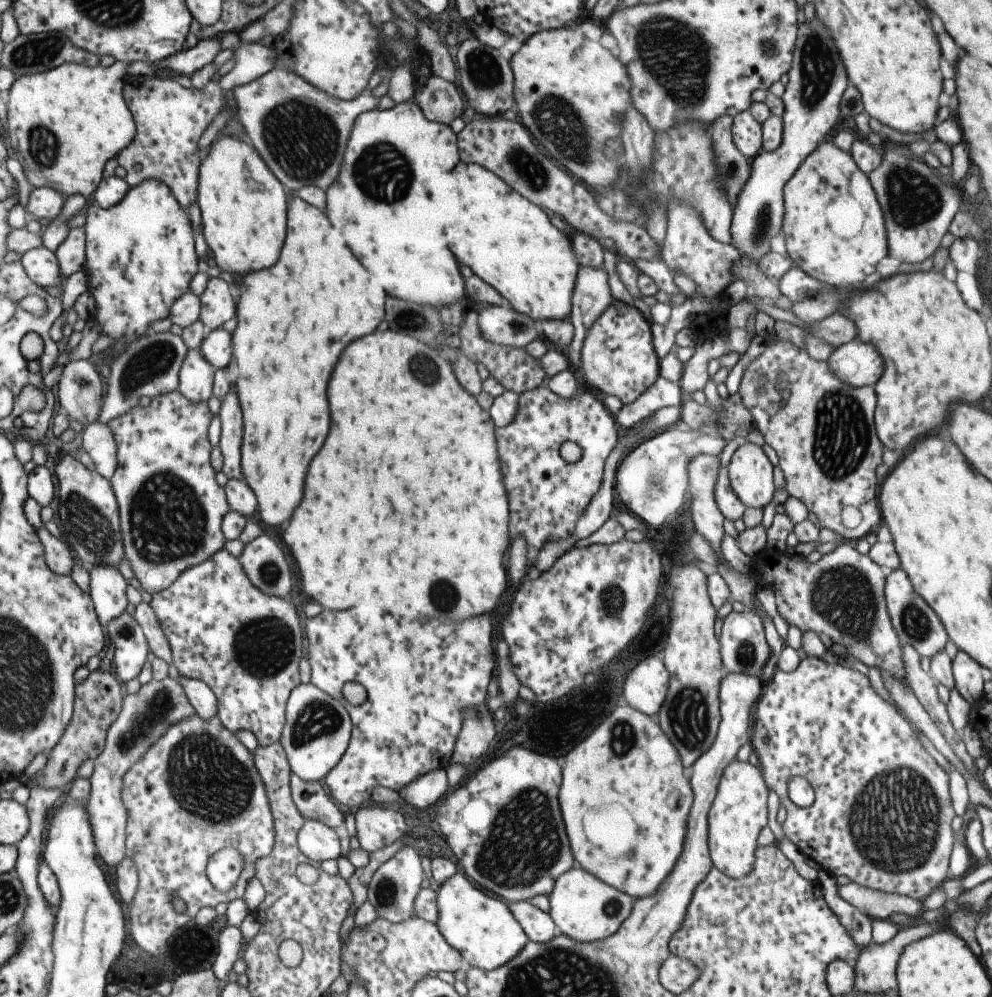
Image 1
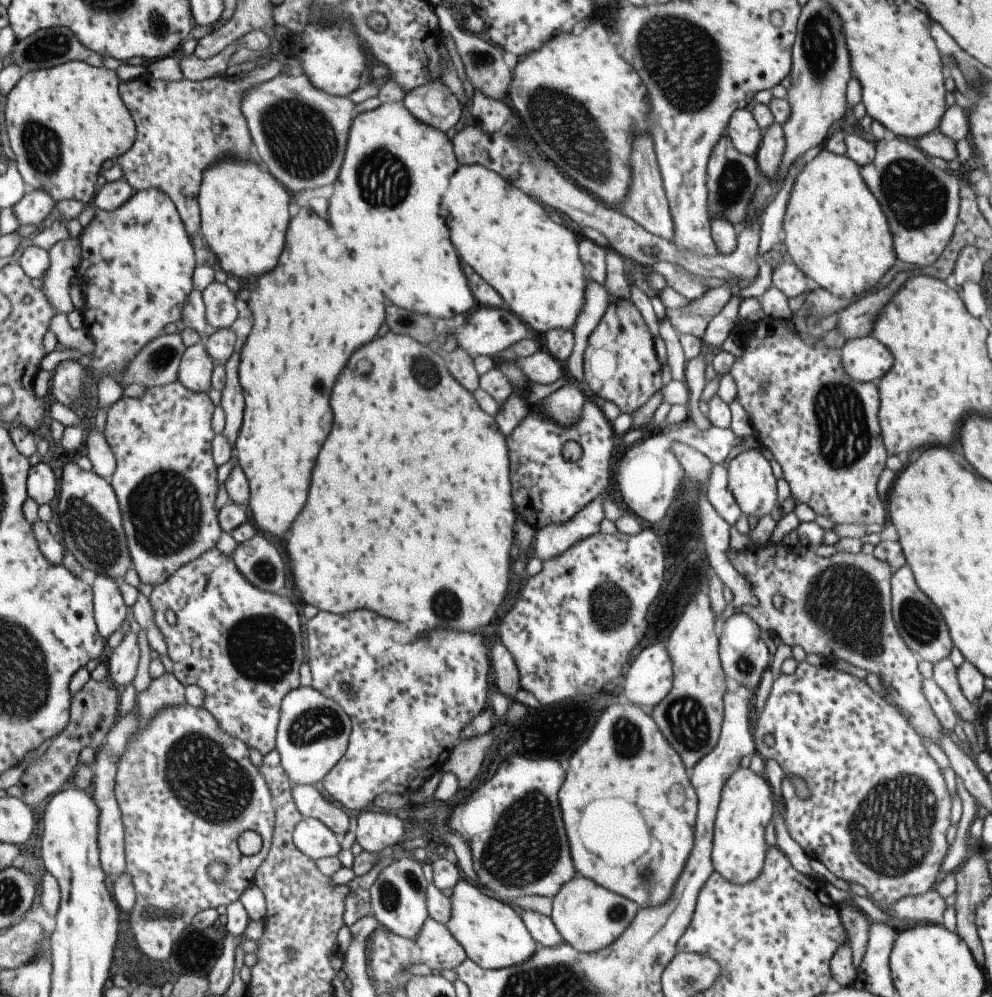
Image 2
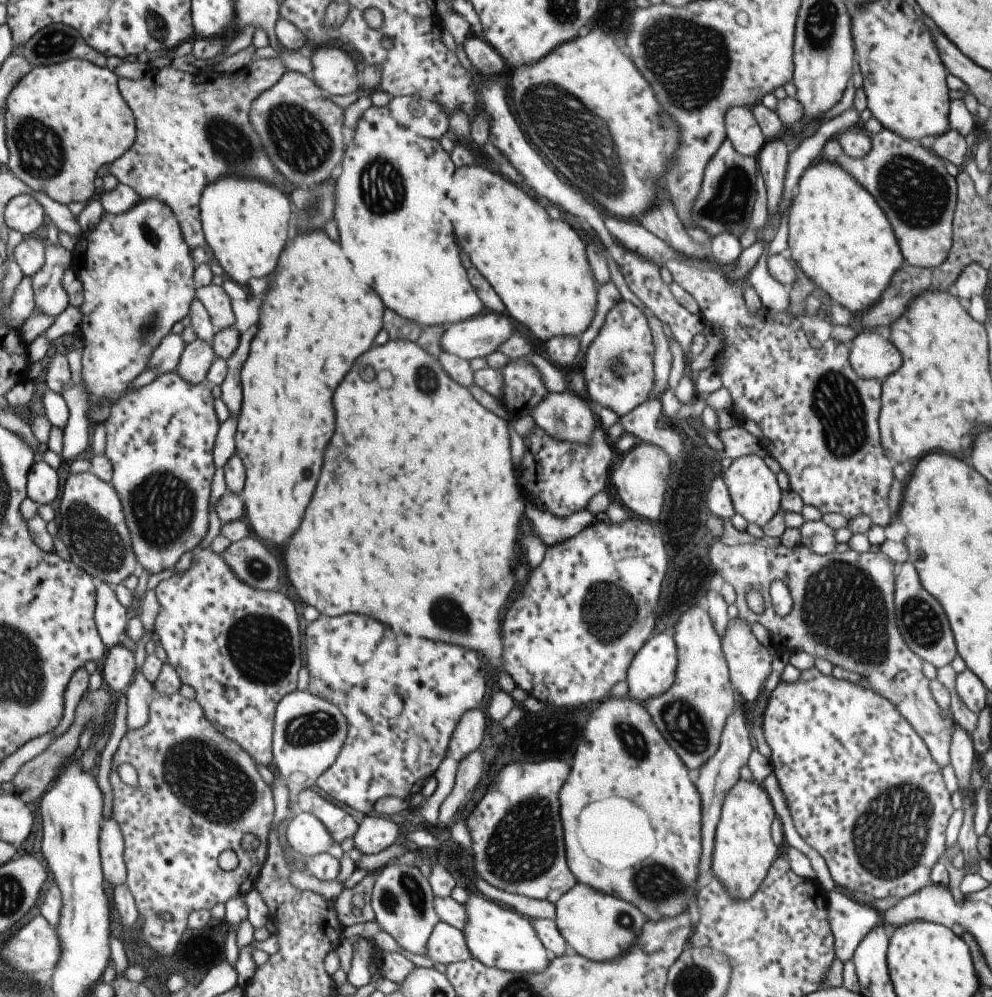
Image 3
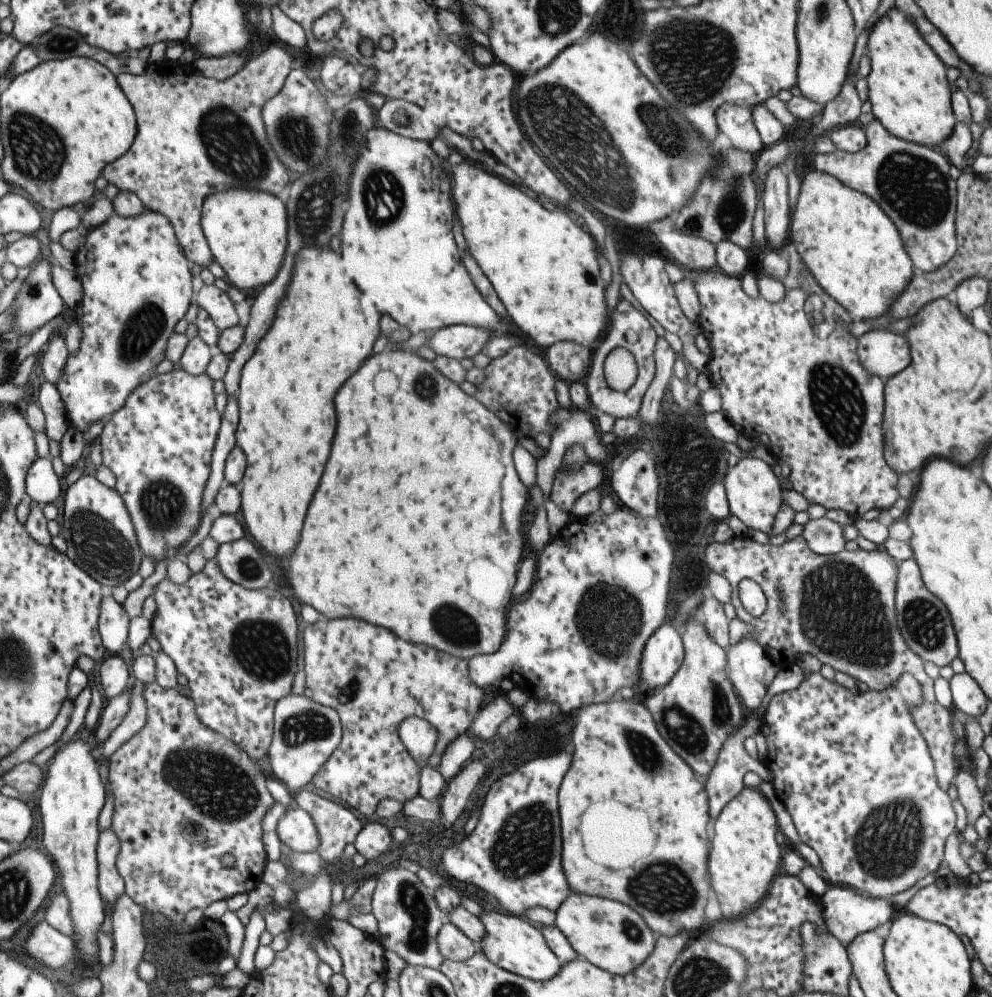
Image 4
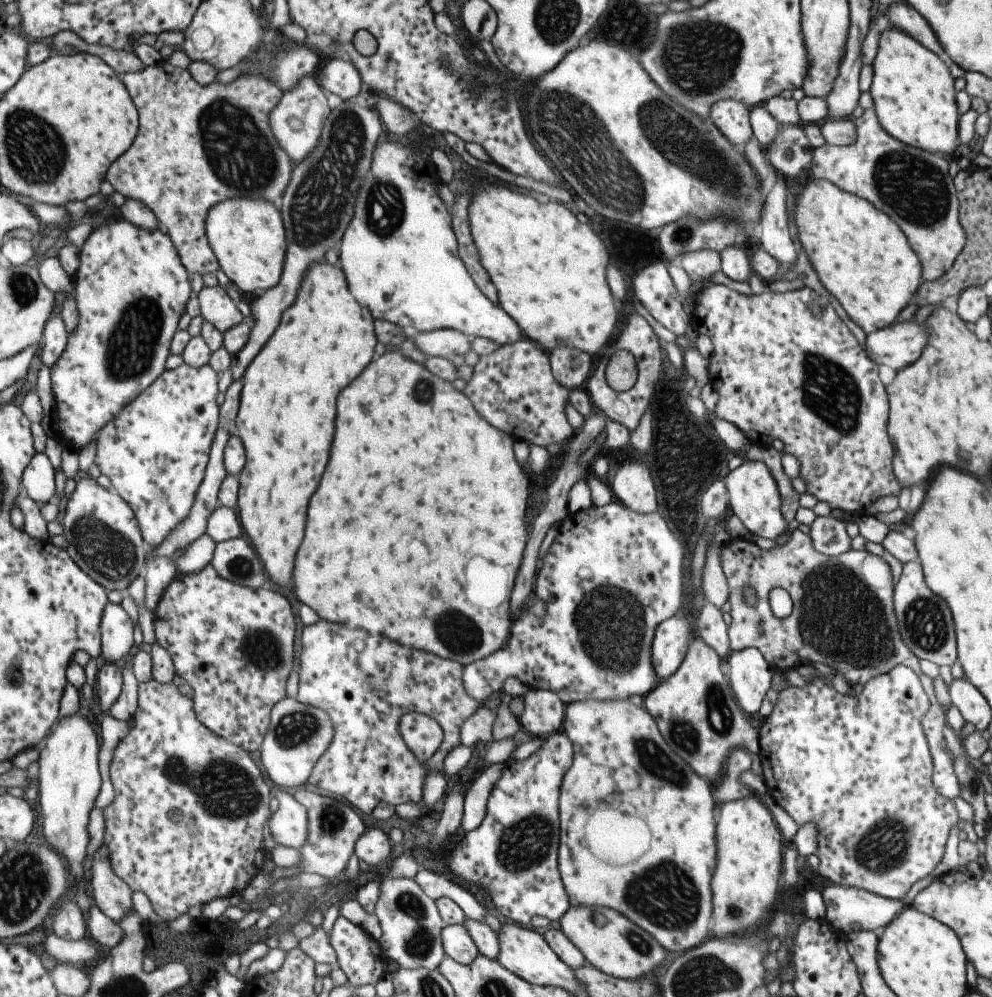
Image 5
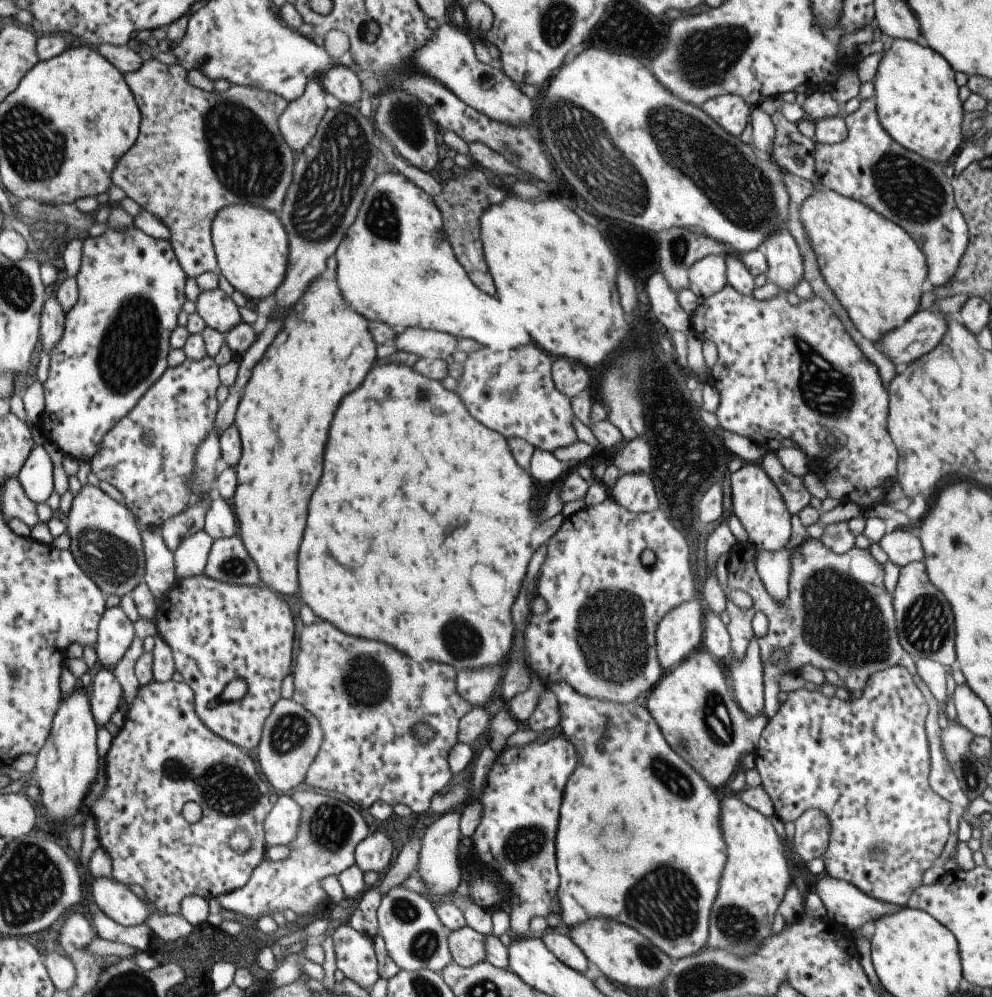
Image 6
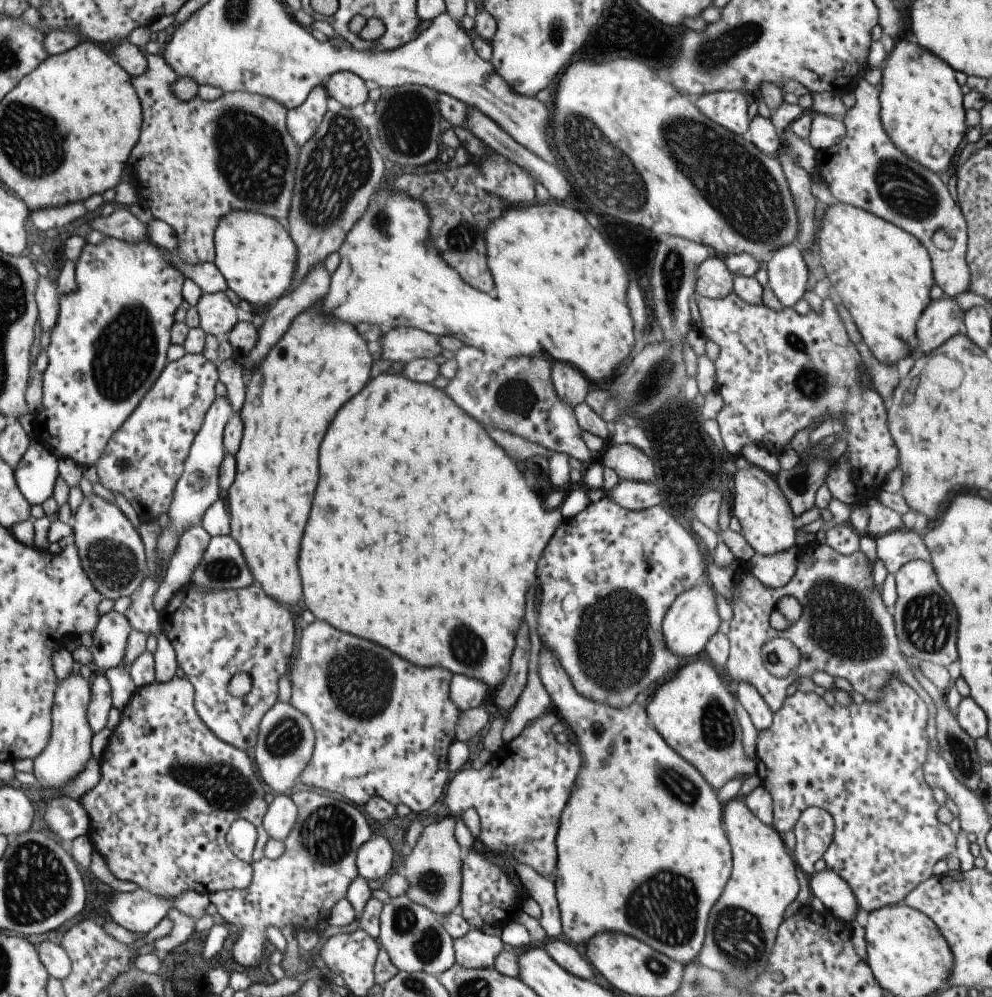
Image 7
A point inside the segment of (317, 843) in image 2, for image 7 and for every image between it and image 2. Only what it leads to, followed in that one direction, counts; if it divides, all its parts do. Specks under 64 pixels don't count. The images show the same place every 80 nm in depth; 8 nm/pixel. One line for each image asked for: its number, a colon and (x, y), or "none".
3: (307, 836)
4: (296, 829)
5: (288, 826)
6: (280, 825)
7: (280, 815)

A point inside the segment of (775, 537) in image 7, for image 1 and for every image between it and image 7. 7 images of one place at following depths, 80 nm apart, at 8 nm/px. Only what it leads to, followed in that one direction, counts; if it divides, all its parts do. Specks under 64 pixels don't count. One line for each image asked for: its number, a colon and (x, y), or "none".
1: (749, 472)
2: (750, 480)
3: (753, 491)
4: (753, 494)
5: (753, 497)
6: (757, 504)

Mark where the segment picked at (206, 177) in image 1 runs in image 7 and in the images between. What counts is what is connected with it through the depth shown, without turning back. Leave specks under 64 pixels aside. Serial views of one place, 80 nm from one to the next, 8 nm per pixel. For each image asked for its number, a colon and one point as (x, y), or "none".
2: (243, 212)
3: (244, 221)
4: (245, 230)
5: (246, 235)
6: (250, 246)
7: (255, 256)

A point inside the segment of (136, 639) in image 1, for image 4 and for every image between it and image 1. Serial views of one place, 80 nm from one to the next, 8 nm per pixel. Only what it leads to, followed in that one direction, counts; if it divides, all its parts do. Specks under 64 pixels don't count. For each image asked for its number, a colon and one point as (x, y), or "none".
2: (121, 664)
3: (118, 667)
4: (114, 676)

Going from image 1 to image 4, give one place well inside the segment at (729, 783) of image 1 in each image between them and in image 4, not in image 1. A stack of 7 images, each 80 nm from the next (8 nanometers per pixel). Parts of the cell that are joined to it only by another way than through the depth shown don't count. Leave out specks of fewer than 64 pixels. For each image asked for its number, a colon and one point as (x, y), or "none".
2: (744, 808)
3: (742, 850)
4: (743, 857)

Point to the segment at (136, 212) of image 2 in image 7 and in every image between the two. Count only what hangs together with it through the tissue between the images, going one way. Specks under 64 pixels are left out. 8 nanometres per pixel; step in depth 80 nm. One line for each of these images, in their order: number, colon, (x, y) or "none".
3: (136, 273)
4: (136, 284)
5: (130, 287)
6: (113, 347)
7: (108, 345)

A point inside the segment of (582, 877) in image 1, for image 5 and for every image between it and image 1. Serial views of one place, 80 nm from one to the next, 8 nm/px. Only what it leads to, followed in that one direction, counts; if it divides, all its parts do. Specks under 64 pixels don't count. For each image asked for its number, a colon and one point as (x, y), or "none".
2: (588, 917)
3: (598, 926)
4: (611, 936)
5: (610, 942)

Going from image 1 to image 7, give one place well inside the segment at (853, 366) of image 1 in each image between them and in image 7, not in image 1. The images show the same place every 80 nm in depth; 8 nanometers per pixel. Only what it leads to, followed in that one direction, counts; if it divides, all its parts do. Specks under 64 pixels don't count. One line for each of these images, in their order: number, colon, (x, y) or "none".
2: (865, 359)
3: (871, 356)
4: (883, 354)
5: (897, 346)
6: (922, 330)
7: (939, 320)

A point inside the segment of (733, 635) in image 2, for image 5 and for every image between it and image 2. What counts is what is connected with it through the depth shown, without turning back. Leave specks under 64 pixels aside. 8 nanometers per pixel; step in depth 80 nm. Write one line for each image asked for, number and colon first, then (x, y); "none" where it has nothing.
3: (748, 663)
4: (749, 669)
5: (749, 677)

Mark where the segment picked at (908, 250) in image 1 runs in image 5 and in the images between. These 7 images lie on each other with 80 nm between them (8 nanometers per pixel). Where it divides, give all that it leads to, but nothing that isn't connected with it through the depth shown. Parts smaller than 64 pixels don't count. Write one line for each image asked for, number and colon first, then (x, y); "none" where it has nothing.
2: (920, 201)
3: (909, 183)
4: (910, 183)
5: (911, 186)

